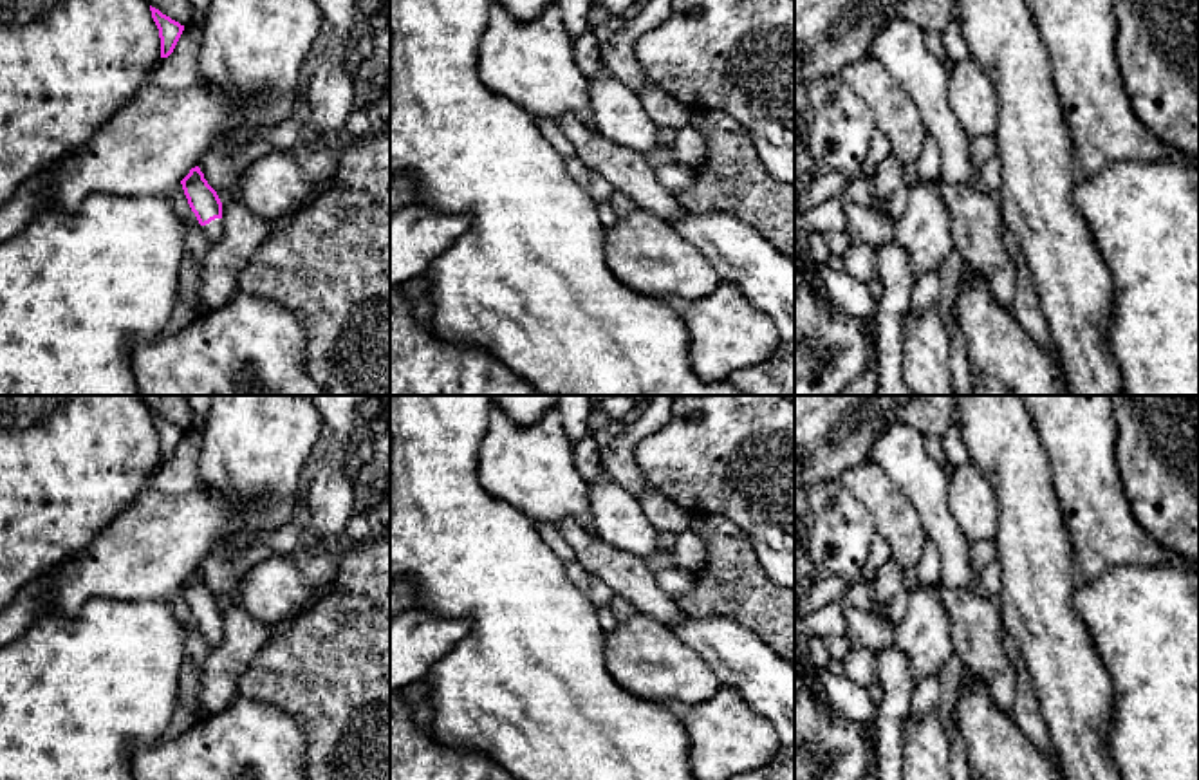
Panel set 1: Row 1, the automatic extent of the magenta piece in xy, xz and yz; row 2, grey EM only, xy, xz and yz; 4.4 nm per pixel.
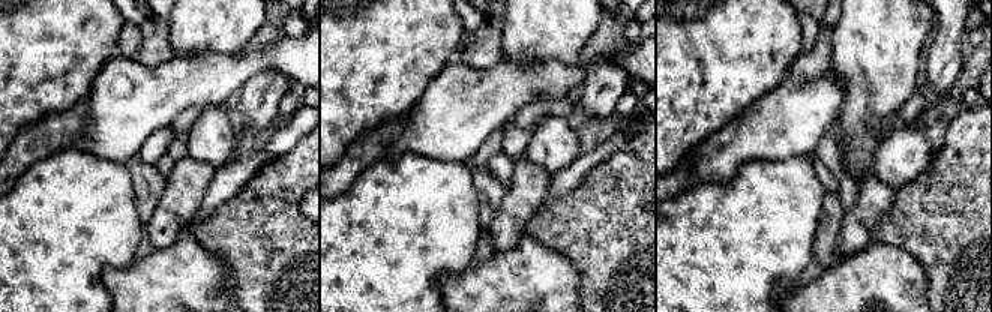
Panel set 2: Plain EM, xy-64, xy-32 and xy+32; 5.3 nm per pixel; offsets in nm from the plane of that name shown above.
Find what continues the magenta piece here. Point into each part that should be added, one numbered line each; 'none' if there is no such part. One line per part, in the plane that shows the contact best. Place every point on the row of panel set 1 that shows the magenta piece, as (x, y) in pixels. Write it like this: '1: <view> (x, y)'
1: xy (213, 230)

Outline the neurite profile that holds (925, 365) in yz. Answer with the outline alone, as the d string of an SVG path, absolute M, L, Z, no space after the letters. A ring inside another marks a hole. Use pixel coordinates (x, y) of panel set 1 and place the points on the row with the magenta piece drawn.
M937 307L903 316L901 372L914 395L955 395L950 372L950 332Z

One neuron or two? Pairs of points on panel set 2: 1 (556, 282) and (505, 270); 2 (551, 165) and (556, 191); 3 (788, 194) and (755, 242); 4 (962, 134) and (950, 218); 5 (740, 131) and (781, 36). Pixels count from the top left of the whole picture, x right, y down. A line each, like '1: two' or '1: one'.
1: one
2: two
3: one
4: one
5: two

